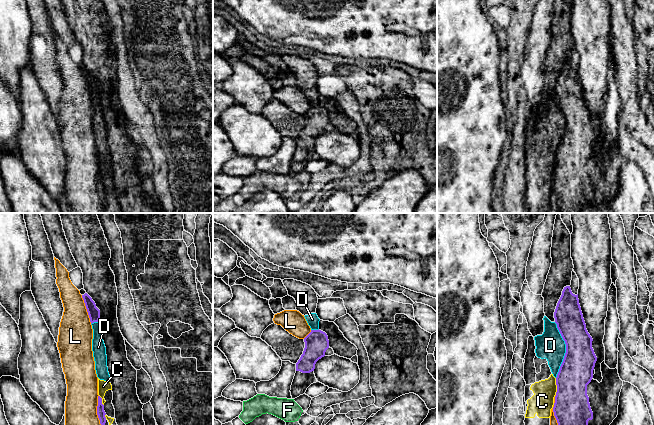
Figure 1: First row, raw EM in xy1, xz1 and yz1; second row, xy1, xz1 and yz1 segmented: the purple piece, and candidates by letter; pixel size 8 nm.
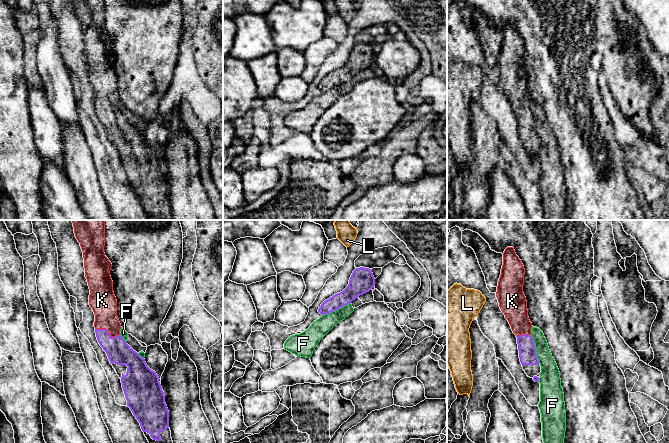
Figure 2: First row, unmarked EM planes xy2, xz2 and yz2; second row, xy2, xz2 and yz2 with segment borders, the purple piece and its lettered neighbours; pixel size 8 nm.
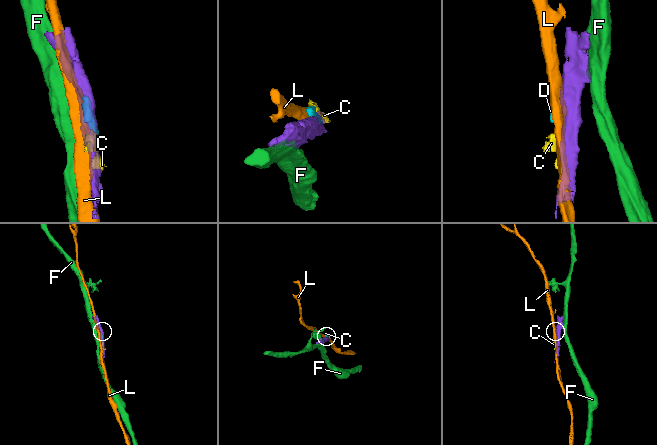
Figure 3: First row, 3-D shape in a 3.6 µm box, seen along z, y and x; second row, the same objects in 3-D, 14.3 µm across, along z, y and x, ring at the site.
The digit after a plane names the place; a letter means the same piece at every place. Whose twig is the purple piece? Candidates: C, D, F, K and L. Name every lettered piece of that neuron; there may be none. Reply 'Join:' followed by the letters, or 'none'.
Join: K

